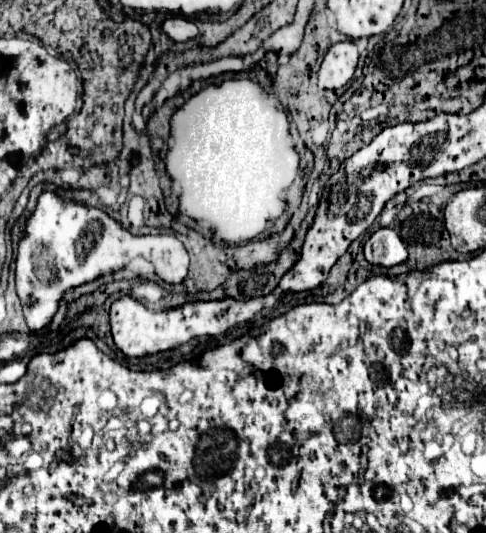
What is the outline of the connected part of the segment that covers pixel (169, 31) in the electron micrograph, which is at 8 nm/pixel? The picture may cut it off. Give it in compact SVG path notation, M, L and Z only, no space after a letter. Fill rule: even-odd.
M170 17L170 19L164 21L162 29L174 41L188 41L188 39L192 39L192 37L198 35L196 23L190 21L190 19L186 19L186 17Z

